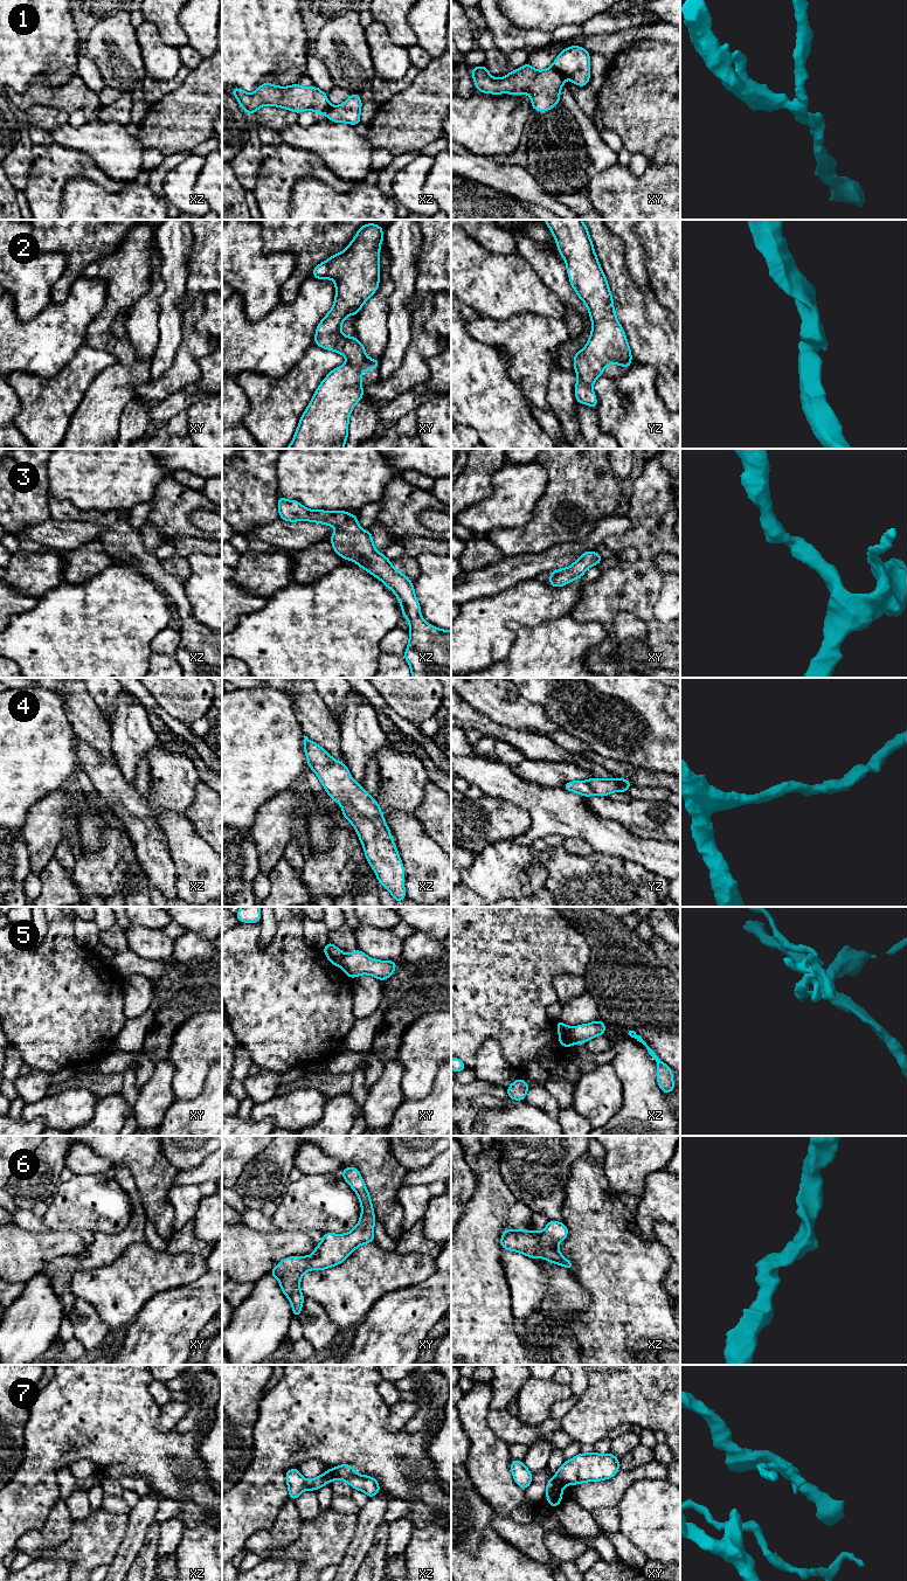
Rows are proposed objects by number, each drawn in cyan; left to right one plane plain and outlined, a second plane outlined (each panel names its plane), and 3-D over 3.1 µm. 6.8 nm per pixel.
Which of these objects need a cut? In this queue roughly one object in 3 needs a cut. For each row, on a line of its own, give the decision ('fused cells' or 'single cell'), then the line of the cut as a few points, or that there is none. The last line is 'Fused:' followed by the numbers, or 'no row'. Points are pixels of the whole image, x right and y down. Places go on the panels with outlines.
1: fused cells | xy (552, 66), (563, 78)
2: single cell | no cut
3: single cell | no cut
4: single cell | no cut
5: fused cells | xz (569, 1027), (569, 1033), (575, 1042)
6: single cell | no cut
7: fused cells | xy (554, 1477), (562, 1485)
Fused: 1, 5, 7

